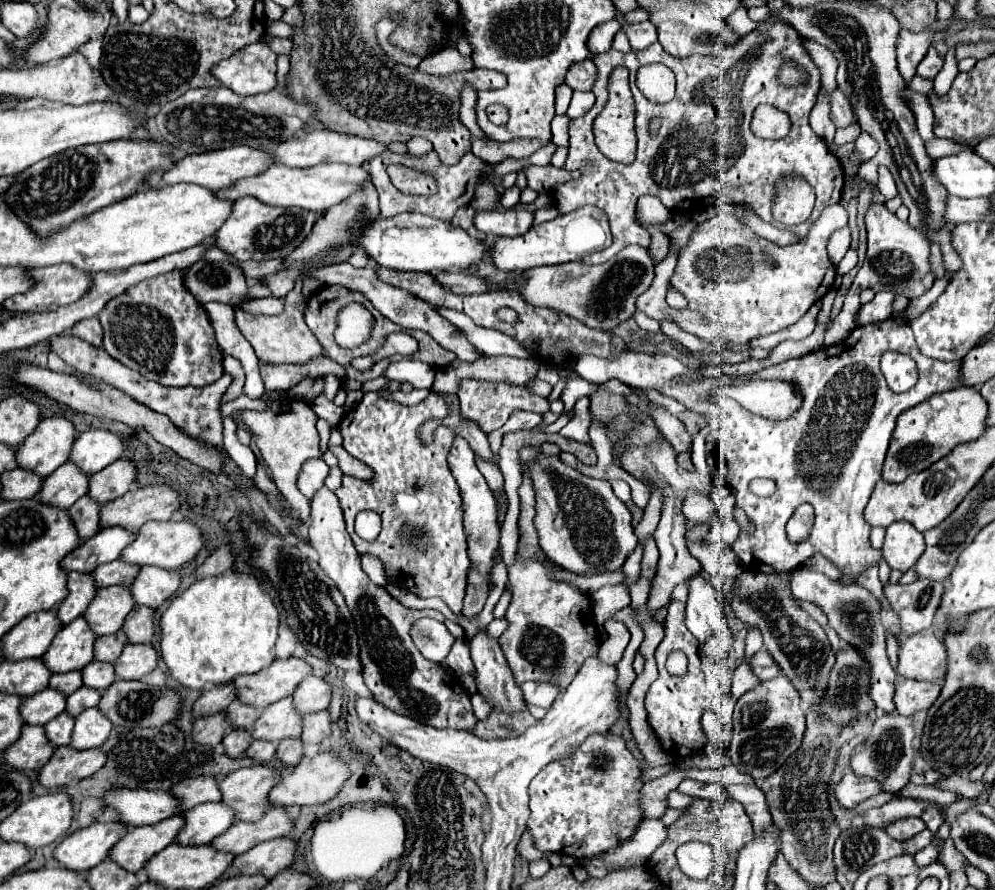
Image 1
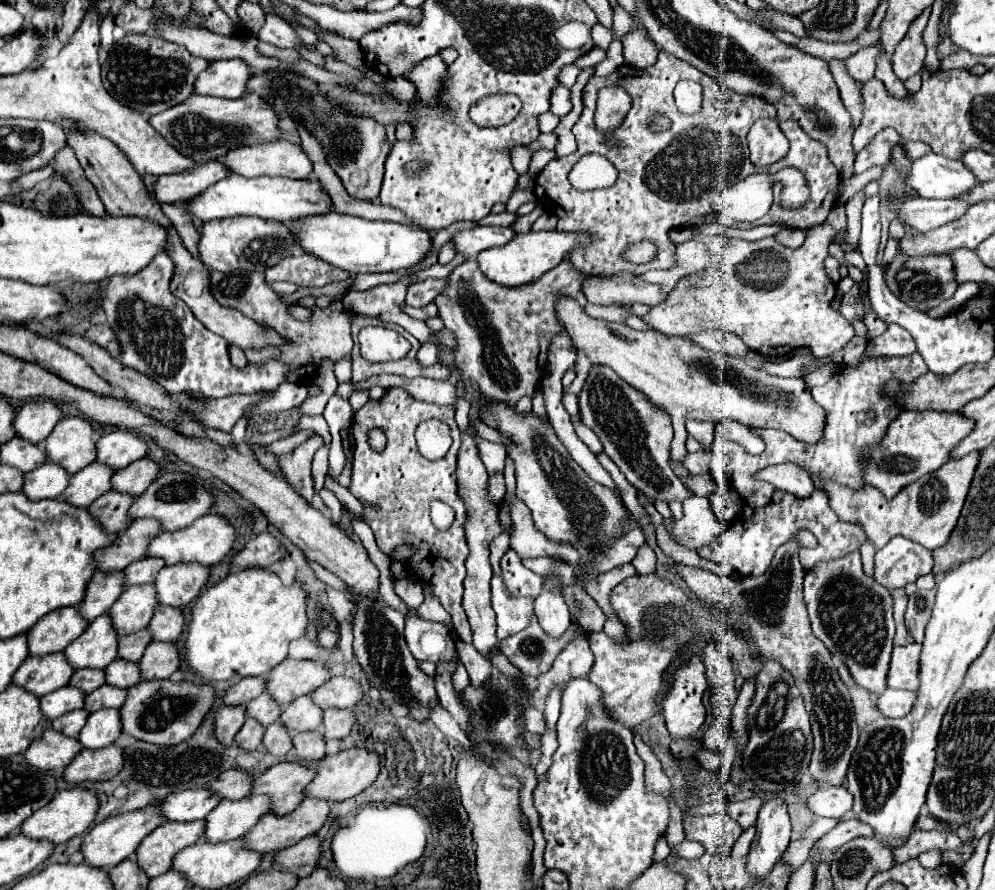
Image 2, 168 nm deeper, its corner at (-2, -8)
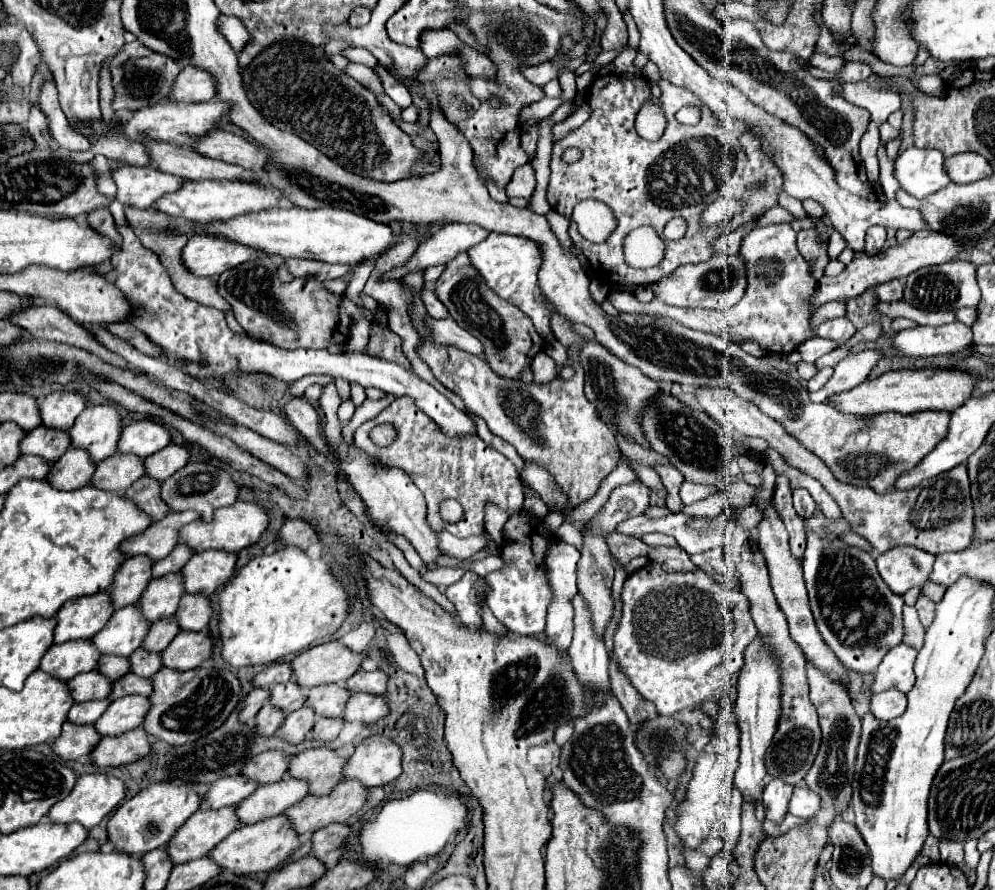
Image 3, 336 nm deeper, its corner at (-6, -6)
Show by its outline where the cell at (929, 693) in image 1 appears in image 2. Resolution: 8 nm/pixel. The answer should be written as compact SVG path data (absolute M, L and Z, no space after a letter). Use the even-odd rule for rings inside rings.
M886 689L878 697L878 709L884 717L906 717L912 711L912 705L916 701L916 693L912 691L898 691L898 689Z

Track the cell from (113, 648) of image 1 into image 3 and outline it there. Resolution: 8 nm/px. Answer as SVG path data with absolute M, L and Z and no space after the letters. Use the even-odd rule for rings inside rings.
M172 617L160 619L152 625L152 629L144 641L144 647L148 651L160 651L162 653L172 643L172 639L178 635L178 631L180 631L180 625L176 623L176 619L172 619Z

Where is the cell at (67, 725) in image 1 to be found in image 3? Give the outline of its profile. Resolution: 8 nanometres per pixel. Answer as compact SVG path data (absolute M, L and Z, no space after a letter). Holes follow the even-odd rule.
M104 699L104 701L86 701L86 703L76 703L70 713L68 713L68 721L78 723L78 725L88 725L88 723L96 723L96 719L108 709L112 701Z

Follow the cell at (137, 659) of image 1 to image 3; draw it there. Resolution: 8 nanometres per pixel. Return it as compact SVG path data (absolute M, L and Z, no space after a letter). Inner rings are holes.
M180 631L176 639L162 651L164 667L188 671L200 667L210 659L214 639L208 631Z

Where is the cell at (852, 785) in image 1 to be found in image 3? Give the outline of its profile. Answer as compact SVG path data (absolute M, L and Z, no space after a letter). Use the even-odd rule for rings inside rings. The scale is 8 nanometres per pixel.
M806 785L794 787L794 795L790 799L788 813L802 817L802 819L808 819L814 813L818 813L818 809L820 809L820 797L812 789L808 789Z

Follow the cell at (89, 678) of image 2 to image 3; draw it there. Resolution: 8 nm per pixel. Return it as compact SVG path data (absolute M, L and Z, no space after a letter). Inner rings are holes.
M102 655L98 663L98 671L102 671L110 679L120 679L130 671L128 659L120 659L120 655Z

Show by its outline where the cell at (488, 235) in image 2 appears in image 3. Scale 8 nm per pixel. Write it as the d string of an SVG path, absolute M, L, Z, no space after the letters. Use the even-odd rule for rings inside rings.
M444 225L436 235L428 237L416 253L404 263L402 267L396 267L392 271L386 271L380 281L392 281L392 279L402 279L410 271L424 271L432 265L446 265L450 259L456 257L460 251L468 251L482 239L486 239L488 231L476 225Z

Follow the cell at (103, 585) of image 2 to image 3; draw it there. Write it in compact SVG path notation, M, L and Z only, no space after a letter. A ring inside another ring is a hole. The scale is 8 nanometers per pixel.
M138 555L138 557L128 557L120 571L114 577L114 583L110 587L112 603L116 609L122 609L126 605L134 605L142 591L148 587L148 583L154 579L152 577L152 559Z

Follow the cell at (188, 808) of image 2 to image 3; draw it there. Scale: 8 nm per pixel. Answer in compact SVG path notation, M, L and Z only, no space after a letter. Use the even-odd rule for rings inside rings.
M244 775L236 777L224 777L210 785L210 789L204 795L204 807L228 807L238 805L242 799L252 795L260 783L254 779L244 779Z

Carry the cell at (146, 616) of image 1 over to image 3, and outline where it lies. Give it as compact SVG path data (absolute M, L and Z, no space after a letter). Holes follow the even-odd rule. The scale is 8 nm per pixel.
M184 595L180 601L180 607L176 611L176 619L180 623L180 629L184 629L184 631L202 631L208 627L212 613L214 611L212 611L208 597Z

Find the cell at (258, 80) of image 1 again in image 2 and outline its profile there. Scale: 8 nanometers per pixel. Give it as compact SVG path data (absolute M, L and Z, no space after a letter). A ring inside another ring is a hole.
M240 59L212 61L206 71L196 79L196 93L214 95L224 99L240 99L246 93L246 85L252 77L252 69Z

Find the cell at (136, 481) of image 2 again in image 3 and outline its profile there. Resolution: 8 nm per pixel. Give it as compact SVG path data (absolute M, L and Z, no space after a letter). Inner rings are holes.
M170 443L168 447L160 449L158 453L150 455L148 459L144 459L146 463L146 475L158 481L168 479L170 475L174 475L180 467L184 467L190 459L190 451L184 445L176 445Z

